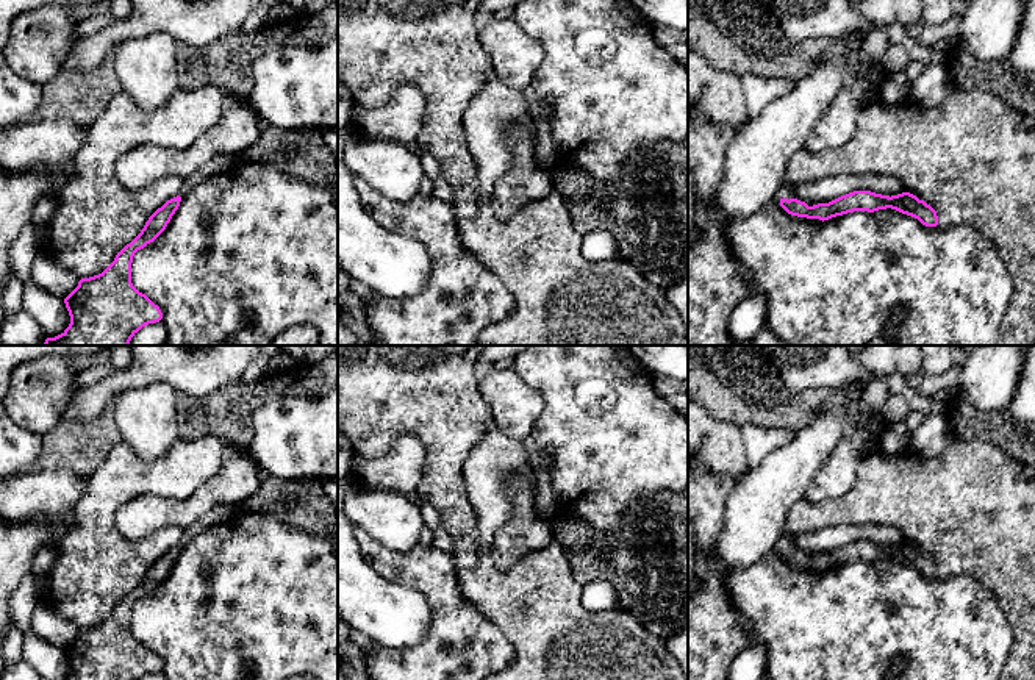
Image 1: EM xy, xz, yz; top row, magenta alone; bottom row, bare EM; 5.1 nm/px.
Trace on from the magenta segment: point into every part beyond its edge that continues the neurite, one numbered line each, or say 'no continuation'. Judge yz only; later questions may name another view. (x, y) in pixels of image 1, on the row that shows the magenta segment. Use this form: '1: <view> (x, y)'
1: yz (787, 189)

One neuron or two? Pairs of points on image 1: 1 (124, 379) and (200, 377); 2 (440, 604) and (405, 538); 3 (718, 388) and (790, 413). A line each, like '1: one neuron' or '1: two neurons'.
1: one neuron
2: two neurons
3: one neuron

